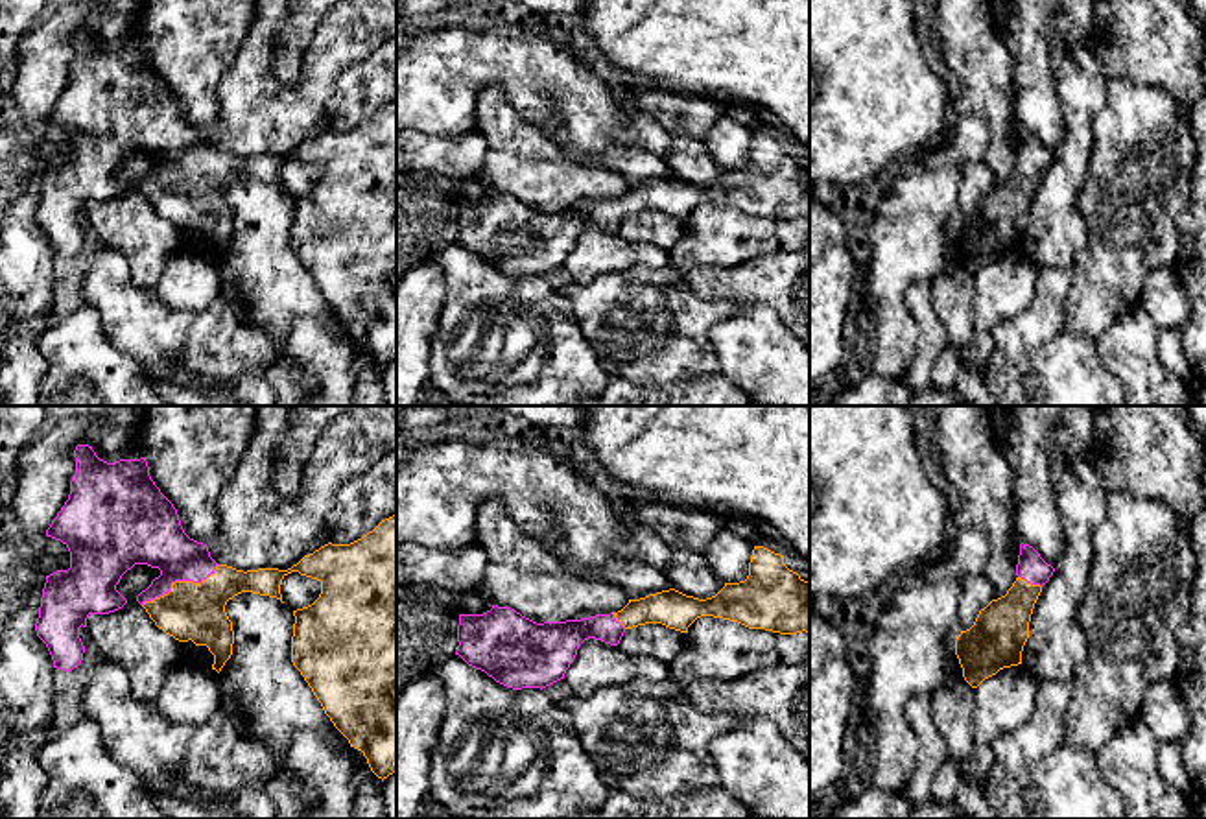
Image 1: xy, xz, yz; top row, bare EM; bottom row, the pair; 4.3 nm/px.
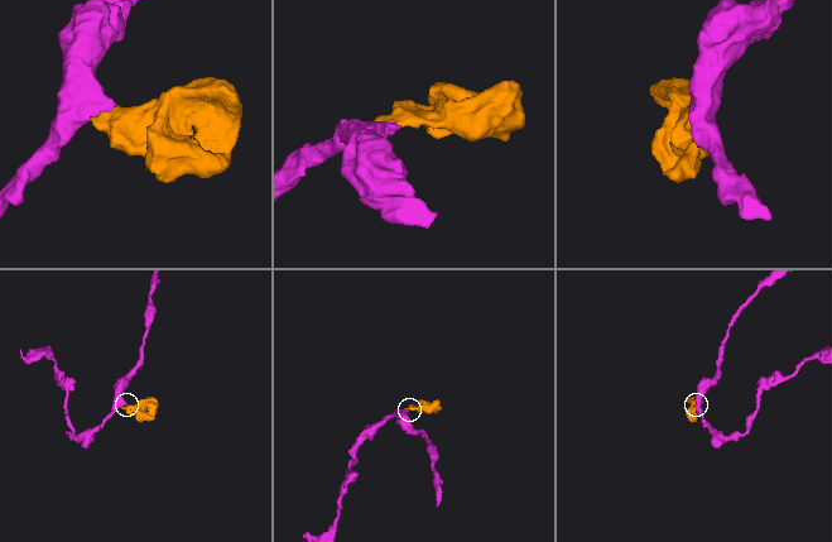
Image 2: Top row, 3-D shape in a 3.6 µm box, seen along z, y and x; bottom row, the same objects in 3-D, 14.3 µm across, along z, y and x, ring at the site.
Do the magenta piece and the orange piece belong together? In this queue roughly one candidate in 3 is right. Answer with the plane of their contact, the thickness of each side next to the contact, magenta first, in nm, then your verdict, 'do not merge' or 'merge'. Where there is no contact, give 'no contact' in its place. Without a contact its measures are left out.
contact in xy; calibres 280 and 260 nm; merge

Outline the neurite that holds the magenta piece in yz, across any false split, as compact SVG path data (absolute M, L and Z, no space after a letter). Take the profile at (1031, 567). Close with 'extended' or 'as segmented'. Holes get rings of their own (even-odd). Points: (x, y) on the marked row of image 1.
M1020 544L1012 587L981 609L974 625L955 640L963 677L972 688L1003 668L1022 664L1035 603L1053 572L1033 546Z | extended

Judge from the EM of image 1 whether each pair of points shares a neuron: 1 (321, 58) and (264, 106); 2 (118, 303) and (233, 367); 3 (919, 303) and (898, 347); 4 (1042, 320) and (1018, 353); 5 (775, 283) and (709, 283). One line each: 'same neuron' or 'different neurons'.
1: same neuron
2: same neuron
3: different neurons
4: same neuron
5: same neuron

